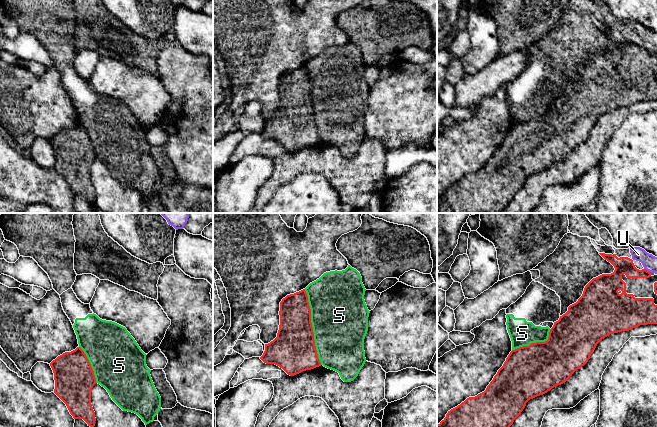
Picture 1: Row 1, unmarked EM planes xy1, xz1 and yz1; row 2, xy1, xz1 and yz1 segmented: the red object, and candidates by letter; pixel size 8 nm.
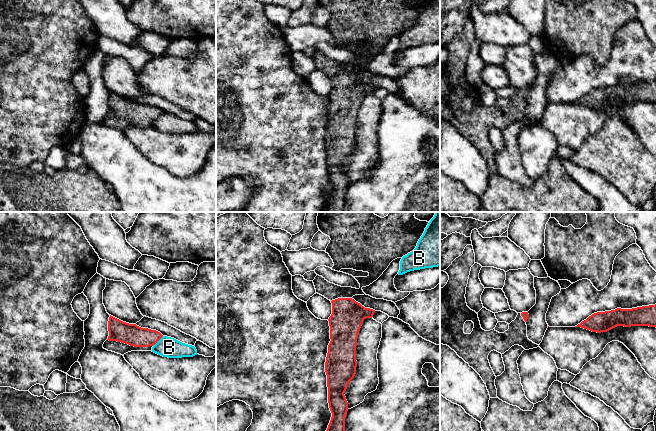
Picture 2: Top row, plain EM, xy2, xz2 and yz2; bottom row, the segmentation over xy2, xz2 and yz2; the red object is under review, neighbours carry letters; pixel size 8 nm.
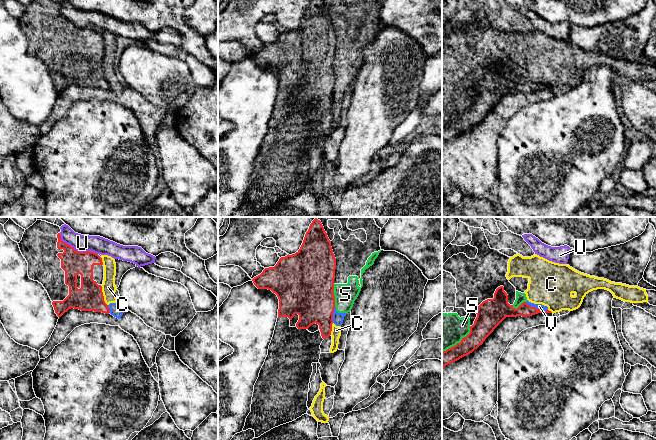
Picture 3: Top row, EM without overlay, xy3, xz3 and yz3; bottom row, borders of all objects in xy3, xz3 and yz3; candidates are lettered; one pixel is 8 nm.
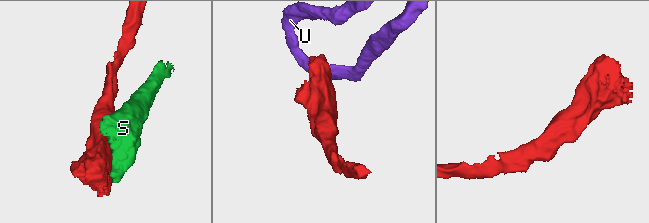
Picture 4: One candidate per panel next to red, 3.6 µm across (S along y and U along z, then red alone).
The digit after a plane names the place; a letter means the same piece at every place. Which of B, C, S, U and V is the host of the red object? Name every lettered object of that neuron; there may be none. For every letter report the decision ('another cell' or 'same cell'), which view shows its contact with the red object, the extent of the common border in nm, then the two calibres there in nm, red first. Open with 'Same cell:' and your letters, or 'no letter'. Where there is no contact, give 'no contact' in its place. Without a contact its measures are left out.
Same cell: no letter
B: another cell; contact in xy2; length 120 nm; calibres 170 and 160 nm
C: another cell; contact in xy3; length 170 nm; calibres 220 and 110 nm
S: another cell; contact in xz1; length 600 nm; calibres 340 and 460 nm
U: another cell; contact in xy3; length 360 nm; calibres 190 and 140 nm
V: another cell; contact in yz3; length 200 nm; calibres 110 and 50 nm

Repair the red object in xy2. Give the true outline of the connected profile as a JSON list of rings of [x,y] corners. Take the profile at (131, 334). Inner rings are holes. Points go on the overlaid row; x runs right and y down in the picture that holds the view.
[[[111,315],[108,331],[109,336],[103,348],[121,355],[131,351],[152,351],[152,347],[163,337],[156,330],[123,322]]]

